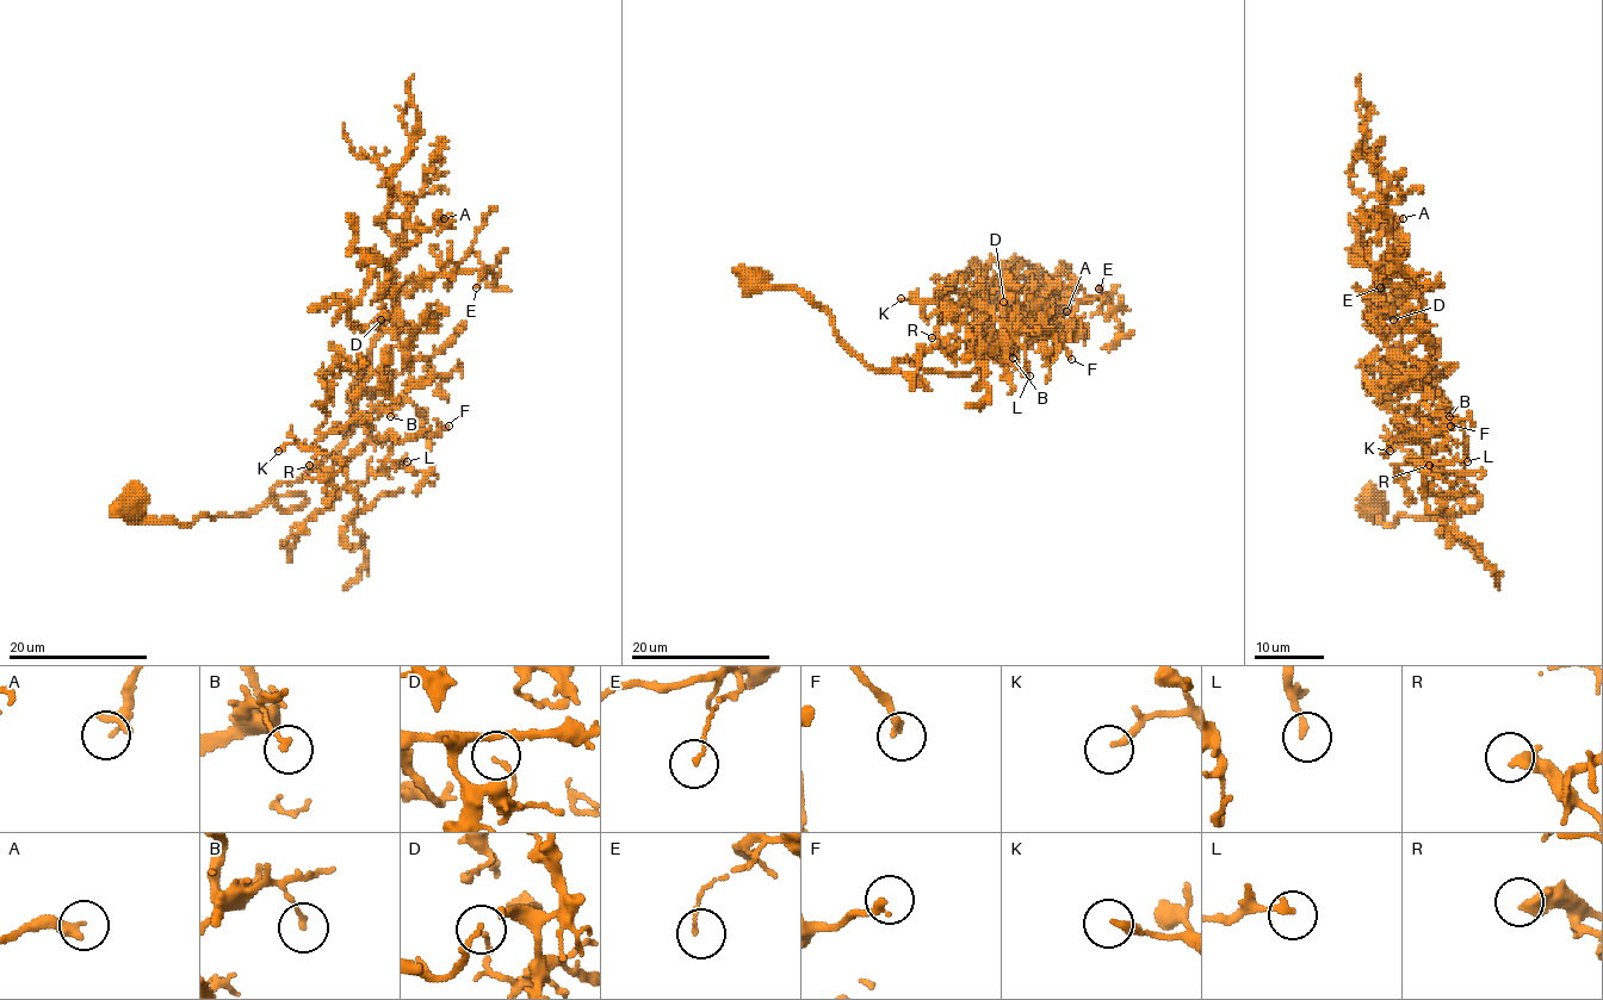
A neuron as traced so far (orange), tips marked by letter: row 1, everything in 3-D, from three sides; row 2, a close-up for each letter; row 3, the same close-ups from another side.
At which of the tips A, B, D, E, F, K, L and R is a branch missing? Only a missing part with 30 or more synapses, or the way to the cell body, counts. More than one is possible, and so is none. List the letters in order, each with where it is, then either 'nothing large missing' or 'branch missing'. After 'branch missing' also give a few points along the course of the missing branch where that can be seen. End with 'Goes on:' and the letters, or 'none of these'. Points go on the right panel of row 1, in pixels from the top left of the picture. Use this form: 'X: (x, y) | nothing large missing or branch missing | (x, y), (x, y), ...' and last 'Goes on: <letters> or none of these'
A: (1403, 218) | branch missing | (1403, 218), (1404, 222), (1407, 218), (1406, 207), (1385, 192)
B: (1449, 416) | nothing large missing
D: (1393, 320) | nothing large missing
E: (1380, 287) | nothing large missing
F: (1450, 426) | nothing large missing
K: (1390, 451) | nothing large missing
L: (1467, 461) | nothing large missing
R: (1429, 465) | nothing large missing
Goes on: A

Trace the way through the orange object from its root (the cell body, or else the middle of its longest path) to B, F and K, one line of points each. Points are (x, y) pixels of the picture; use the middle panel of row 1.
B: (749, 279), (803, 290), (878, 370), (970, 373), (979, 343), (1010, 349), (998, 334), (1013, 358)
F: (749, 279), (803, 290), (878, 370), (970, 373), (1026, 321), (1071, 359)
K: (749, 279), (803, 290), (878, 370), (904, 359), (970, 373), (979, 343), (1010, 349), (901, 298)

